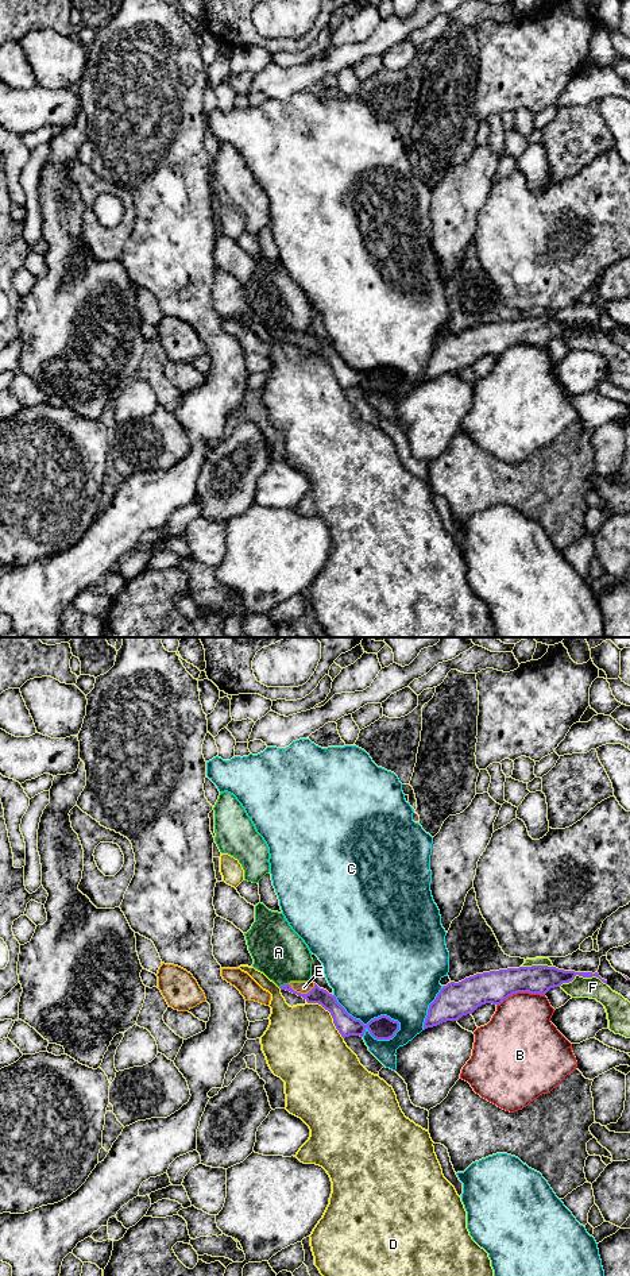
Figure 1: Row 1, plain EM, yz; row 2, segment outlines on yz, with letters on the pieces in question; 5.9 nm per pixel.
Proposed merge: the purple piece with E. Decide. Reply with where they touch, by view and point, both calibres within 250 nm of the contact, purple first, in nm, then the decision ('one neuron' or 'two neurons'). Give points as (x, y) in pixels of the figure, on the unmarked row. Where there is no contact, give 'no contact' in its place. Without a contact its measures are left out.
contact yz (300, 344); calibres 100 and 80 nm; one neuron

